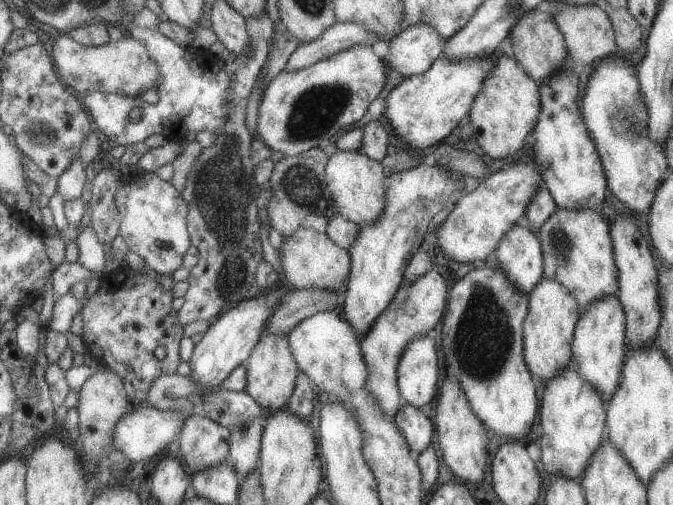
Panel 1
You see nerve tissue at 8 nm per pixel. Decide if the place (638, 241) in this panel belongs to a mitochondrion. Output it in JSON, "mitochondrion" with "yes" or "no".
{"mitochondrion":"no"}

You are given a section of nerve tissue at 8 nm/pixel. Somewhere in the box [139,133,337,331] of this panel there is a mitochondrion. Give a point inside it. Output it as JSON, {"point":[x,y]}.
{"point":[300,184]}

